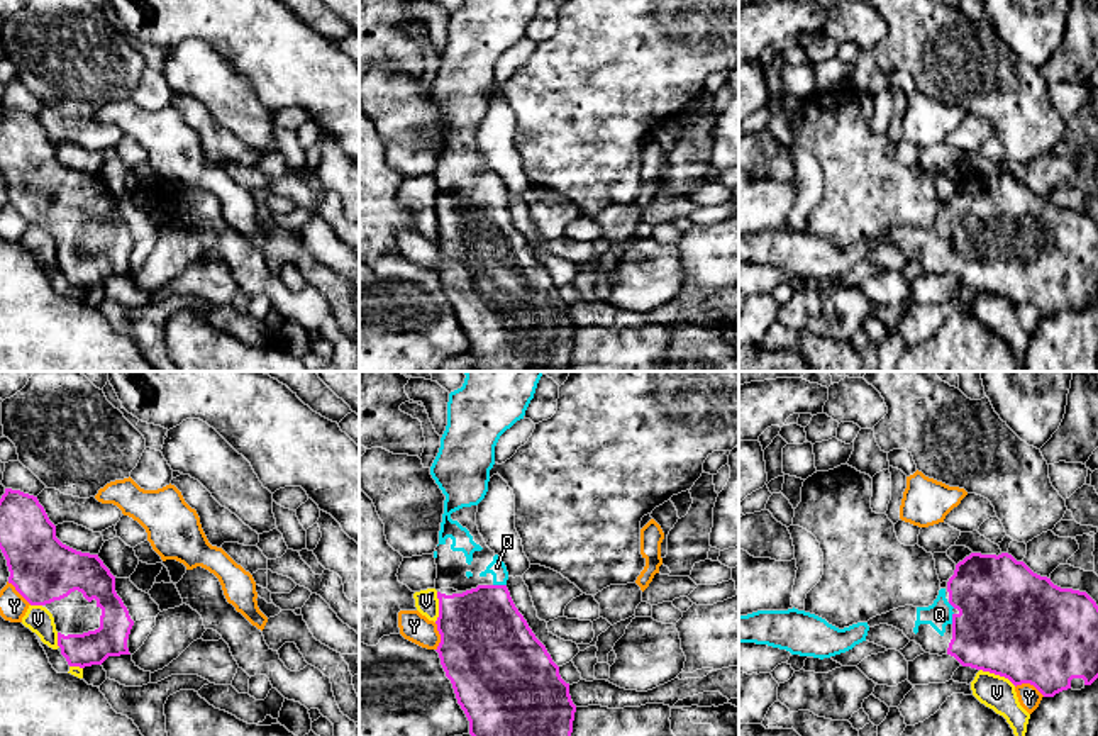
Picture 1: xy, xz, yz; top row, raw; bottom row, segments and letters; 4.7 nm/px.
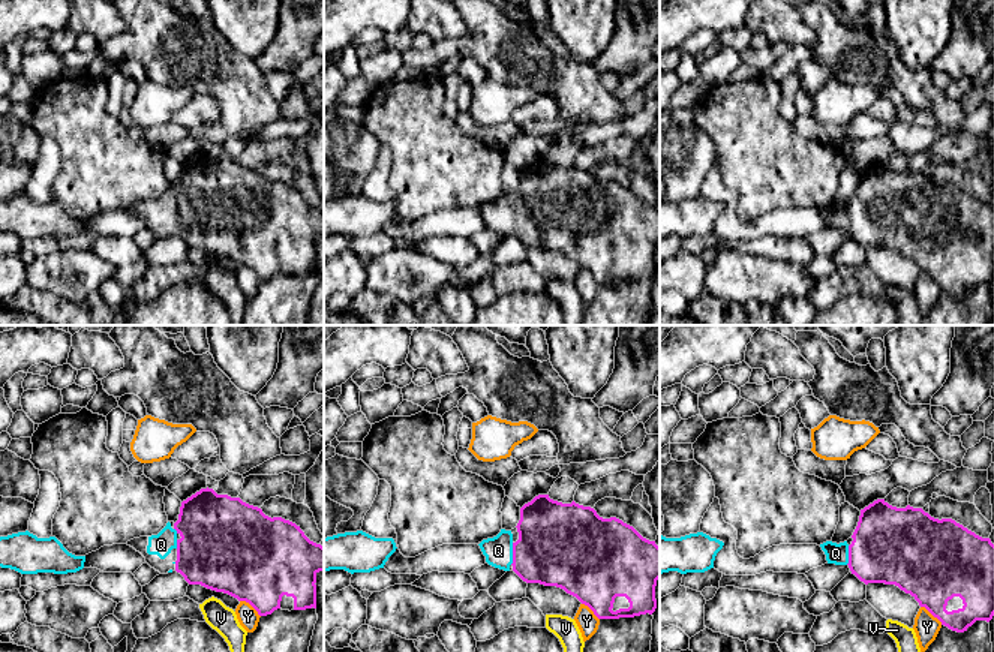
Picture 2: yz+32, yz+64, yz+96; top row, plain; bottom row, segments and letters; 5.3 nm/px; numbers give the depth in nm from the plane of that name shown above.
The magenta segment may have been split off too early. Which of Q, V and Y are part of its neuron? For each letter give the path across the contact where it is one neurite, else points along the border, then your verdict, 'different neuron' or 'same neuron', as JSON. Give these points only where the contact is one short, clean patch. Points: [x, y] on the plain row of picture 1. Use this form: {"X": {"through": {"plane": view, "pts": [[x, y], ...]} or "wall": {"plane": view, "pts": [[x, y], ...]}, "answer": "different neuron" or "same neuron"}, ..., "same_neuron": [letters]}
{"Q": {"answer": "same neuron"}, "V": {"answer": "different neuron"}, "Y": {"answer": "different neuron"}, "same_neuron": ["Q"]}

